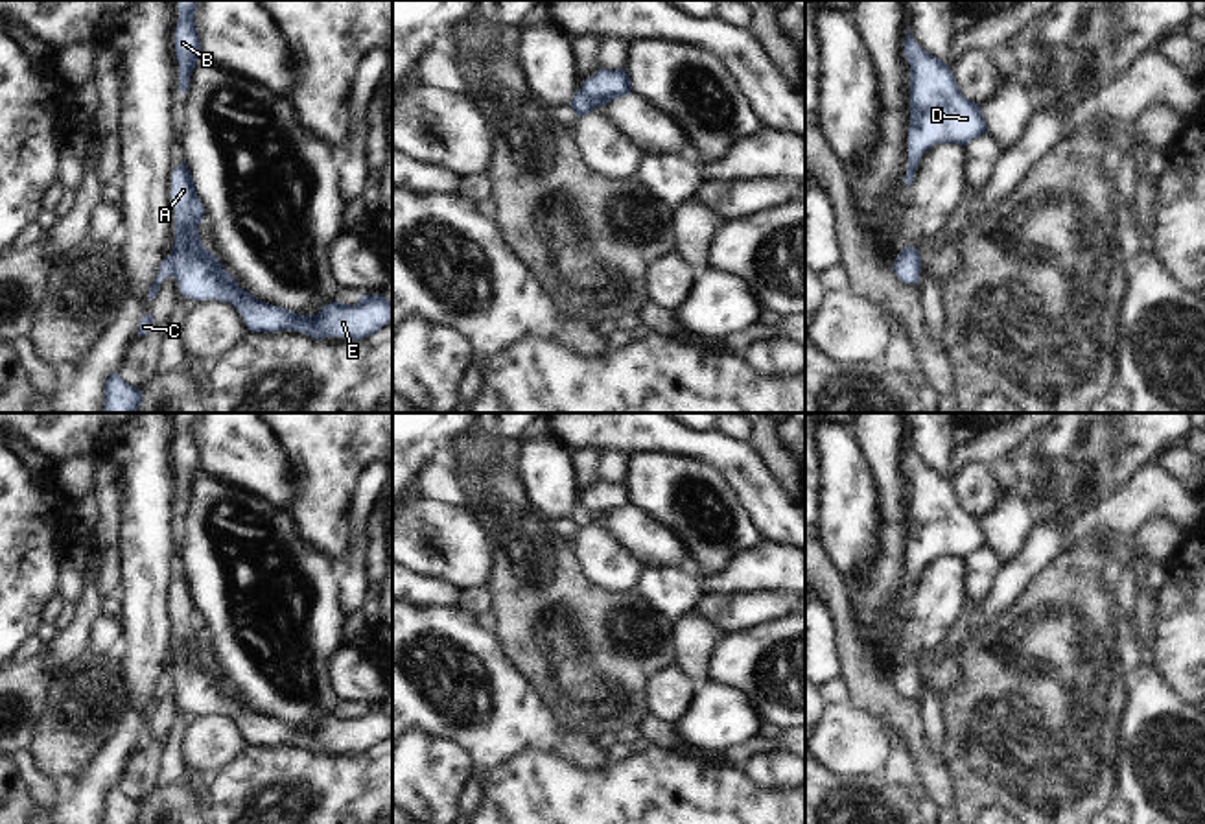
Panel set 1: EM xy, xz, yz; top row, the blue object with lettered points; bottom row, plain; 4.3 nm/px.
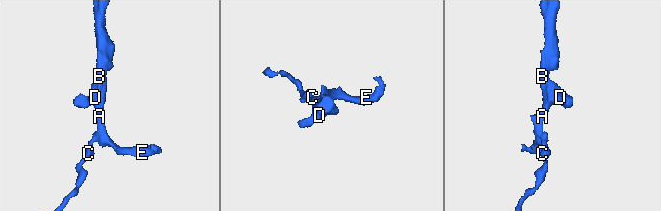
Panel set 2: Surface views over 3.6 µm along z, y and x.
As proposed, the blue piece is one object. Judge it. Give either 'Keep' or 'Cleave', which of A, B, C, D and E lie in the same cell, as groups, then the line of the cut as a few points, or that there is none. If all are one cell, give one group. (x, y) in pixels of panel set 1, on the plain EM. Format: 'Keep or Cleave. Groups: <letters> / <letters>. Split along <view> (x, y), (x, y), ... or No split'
Cleave. Groups: A B D E / C. Split along xy (170, 668), (175, 686)

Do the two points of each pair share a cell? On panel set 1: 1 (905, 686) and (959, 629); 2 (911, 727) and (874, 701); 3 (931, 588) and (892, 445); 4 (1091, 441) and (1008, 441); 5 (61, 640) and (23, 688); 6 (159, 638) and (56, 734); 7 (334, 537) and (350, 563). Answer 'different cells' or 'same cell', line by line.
1: same cell
2: same cell
3: different cells
4: different cells
5: different cells
6: different cells
7: different cells

